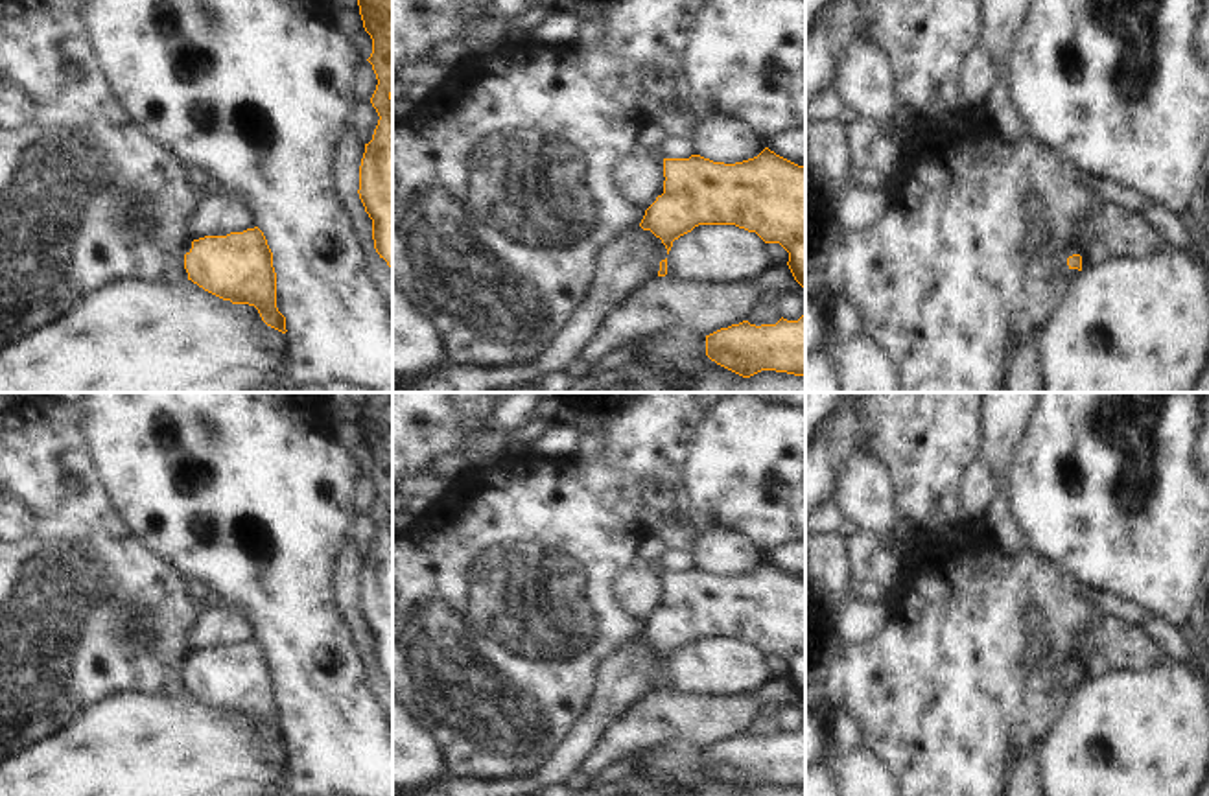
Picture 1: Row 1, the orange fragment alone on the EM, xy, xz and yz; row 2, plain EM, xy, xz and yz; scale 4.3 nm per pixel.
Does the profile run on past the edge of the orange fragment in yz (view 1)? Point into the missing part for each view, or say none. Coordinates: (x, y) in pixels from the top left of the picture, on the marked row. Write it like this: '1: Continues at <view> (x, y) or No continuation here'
1: No continuation here.

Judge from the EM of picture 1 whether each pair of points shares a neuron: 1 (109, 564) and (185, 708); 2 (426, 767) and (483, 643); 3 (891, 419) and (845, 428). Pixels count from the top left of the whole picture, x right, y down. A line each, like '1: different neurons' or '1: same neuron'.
1: different neurons
2: different neurons
3: different neurons

